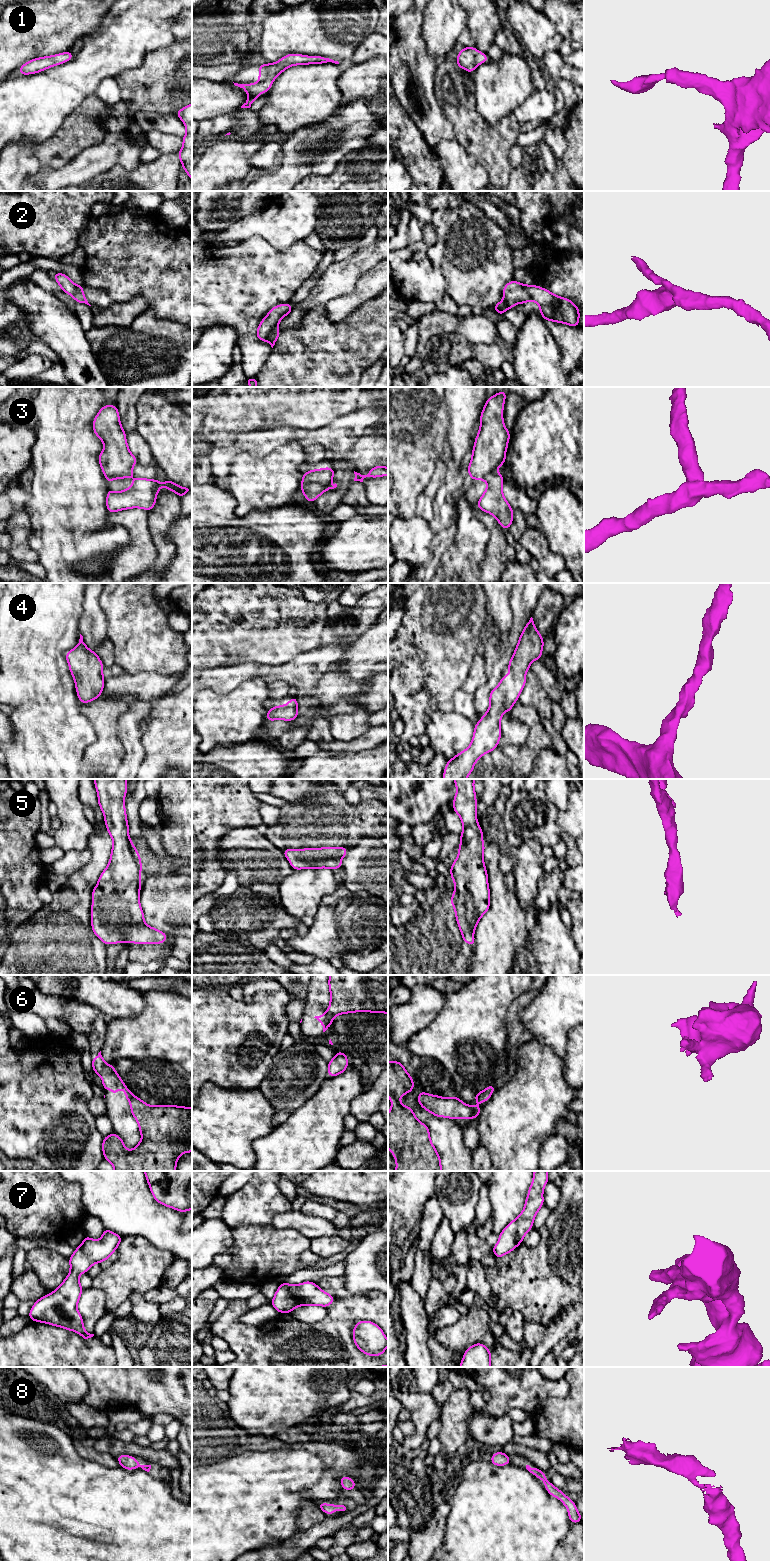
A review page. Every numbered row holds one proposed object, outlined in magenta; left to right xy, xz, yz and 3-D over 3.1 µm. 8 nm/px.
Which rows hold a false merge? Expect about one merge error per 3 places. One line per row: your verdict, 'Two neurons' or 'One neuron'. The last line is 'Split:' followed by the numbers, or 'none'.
1: One neuron
2: Two neurons
3: Two neurons
4: One neuron
5: One neuron
6: Two neurons
7: One neuron
8: One neuron
Split: 2, 3, 6

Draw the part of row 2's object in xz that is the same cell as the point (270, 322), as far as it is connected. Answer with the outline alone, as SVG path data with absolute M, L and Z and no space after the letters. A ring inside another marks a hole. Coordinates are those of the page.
M285 303L273 307L260 322L256 335L260 341L265 341L271 331L278 328L278 324L283 316L287 316L292 311L291 304Z

